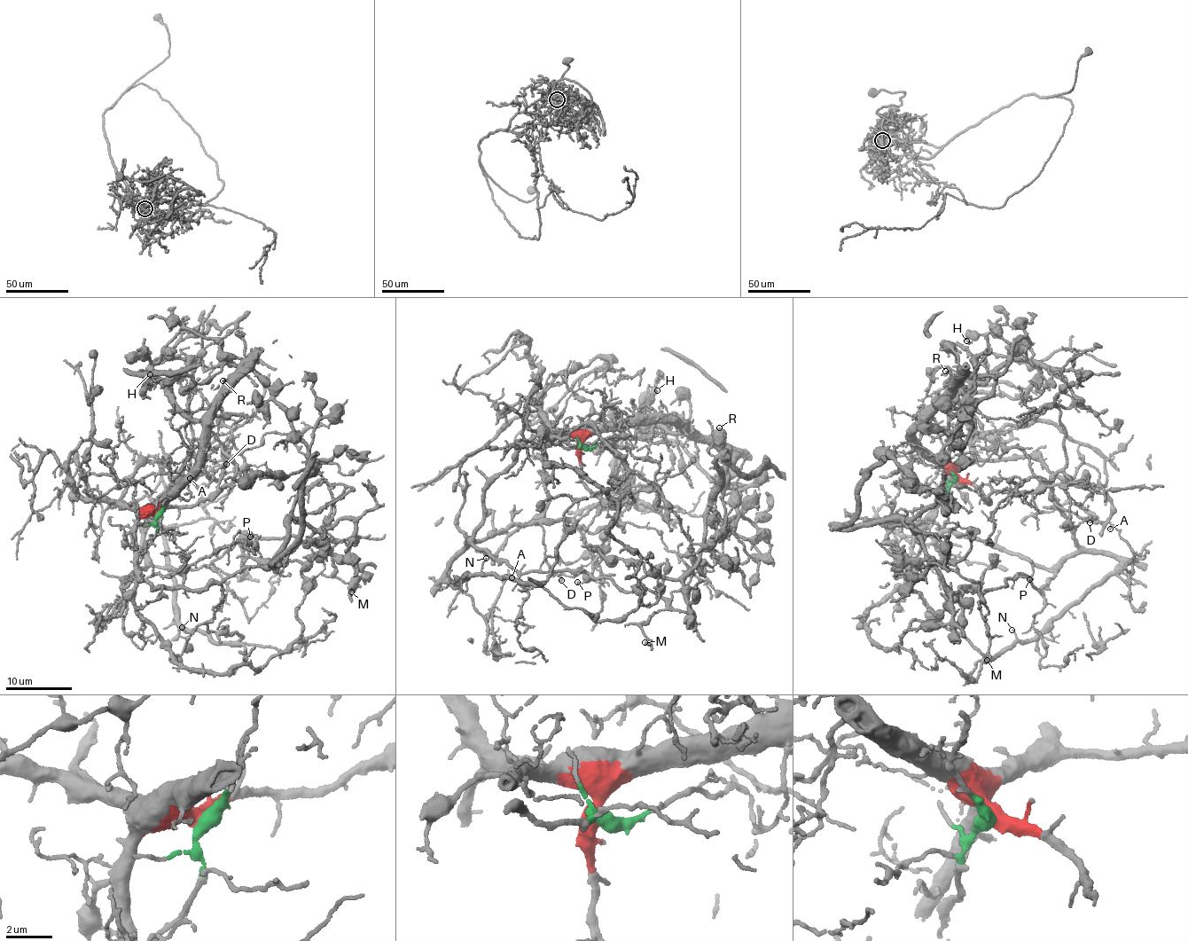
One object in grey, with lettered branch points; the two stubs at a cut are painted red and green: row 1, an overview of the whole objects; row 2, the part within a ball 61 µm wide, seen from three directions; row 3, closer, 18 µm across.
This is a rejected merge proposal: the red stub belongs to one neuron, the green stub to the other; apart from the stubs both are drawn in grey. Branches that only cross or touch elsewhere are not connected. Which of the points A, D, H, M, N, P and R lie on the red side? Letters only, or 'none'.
H, R

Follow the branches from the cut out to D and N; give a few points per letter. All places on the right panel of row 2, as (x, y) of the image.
D: (956, 479), (939, 529), (1046, 568), (1077, 550), (1072, 521), (1054, 501), (1090, 523)
N: (956, 479), (941, 529), (1051, 569), (1077, 552), (1120, 560), (1035, 637), (1020, 640), (1012, 631)

